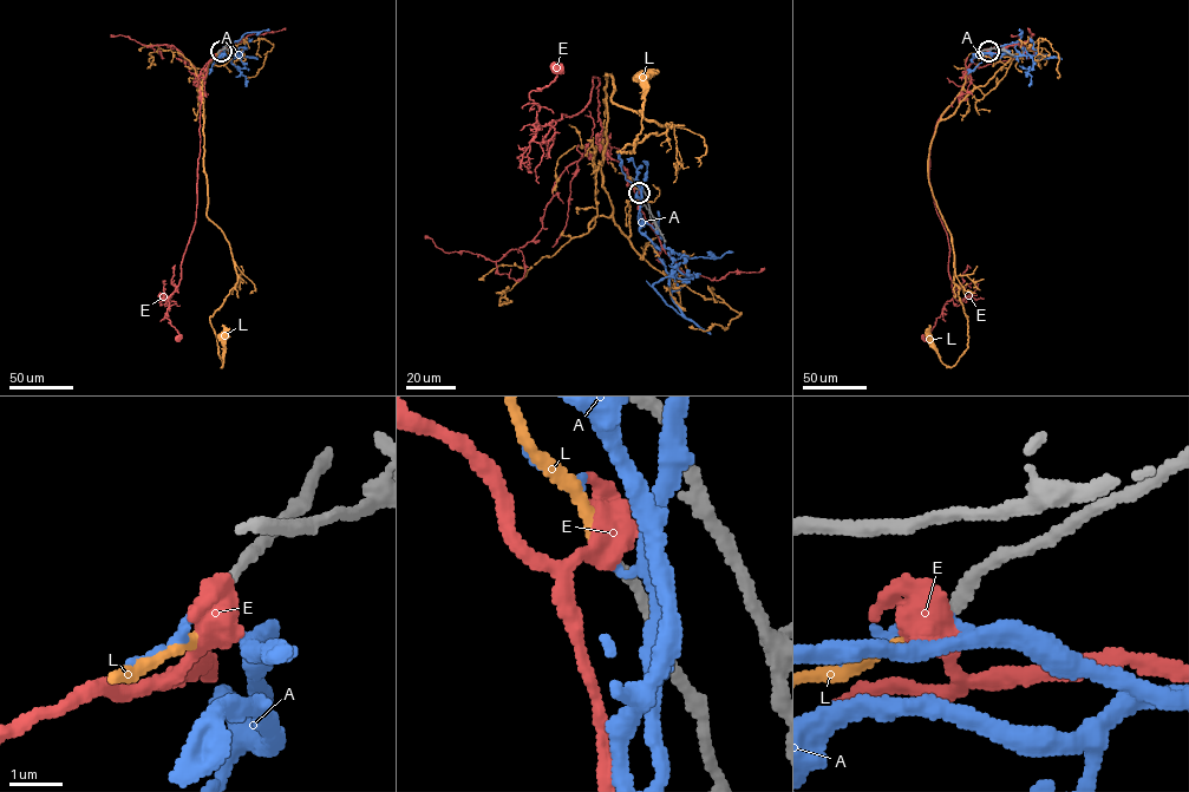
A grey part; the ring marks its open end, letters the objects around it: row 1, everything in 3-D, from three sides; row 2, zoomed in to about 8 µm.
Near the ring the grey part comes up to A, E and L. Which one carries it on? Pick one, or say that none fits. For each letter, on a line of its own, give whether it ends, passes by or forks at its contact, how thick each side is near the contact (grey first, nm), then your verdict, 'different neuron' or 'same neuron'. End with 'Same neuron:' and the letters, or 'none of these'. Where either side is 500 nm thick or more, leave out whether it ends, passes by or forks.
A: it forks; calibres 220 and 110 nm; different neuron
E: calibres 220 and 550 nm; different neuron
L: it ends; calibres 220 and 180 nm; same neuron
Same neuron: L

